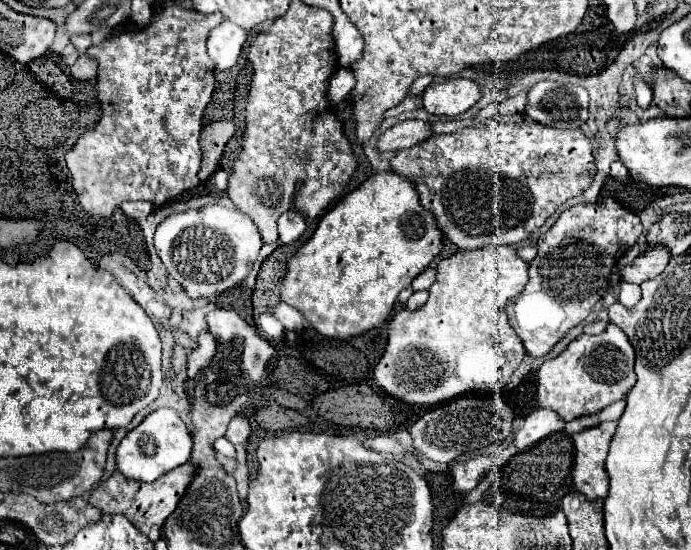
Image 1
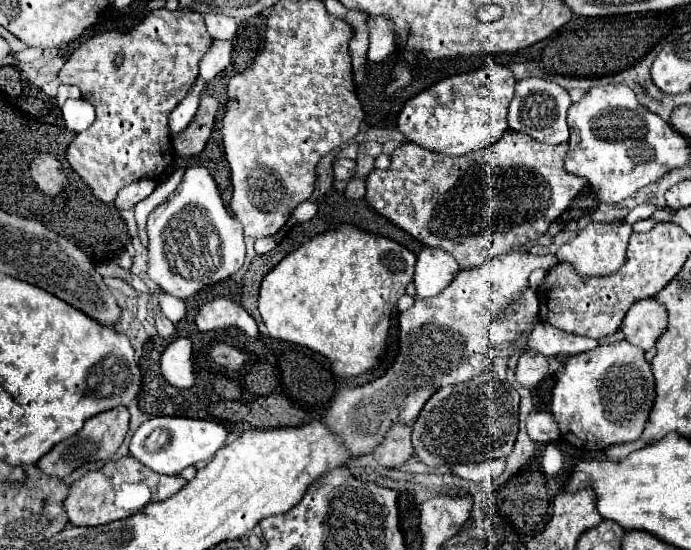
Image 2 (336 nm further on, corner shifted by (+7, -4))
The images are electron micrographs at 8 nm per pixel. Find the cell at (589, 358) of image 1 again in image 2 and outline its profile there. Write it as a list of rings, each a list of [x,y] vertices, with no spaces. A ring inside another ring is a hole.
[[[628,341],[572,355],[552,391],[552,413],[562,437],[582,451],[602,451],[616,443],[632,443],[642,435],[652,405],[652,367],[644,359],[644,351]]]

